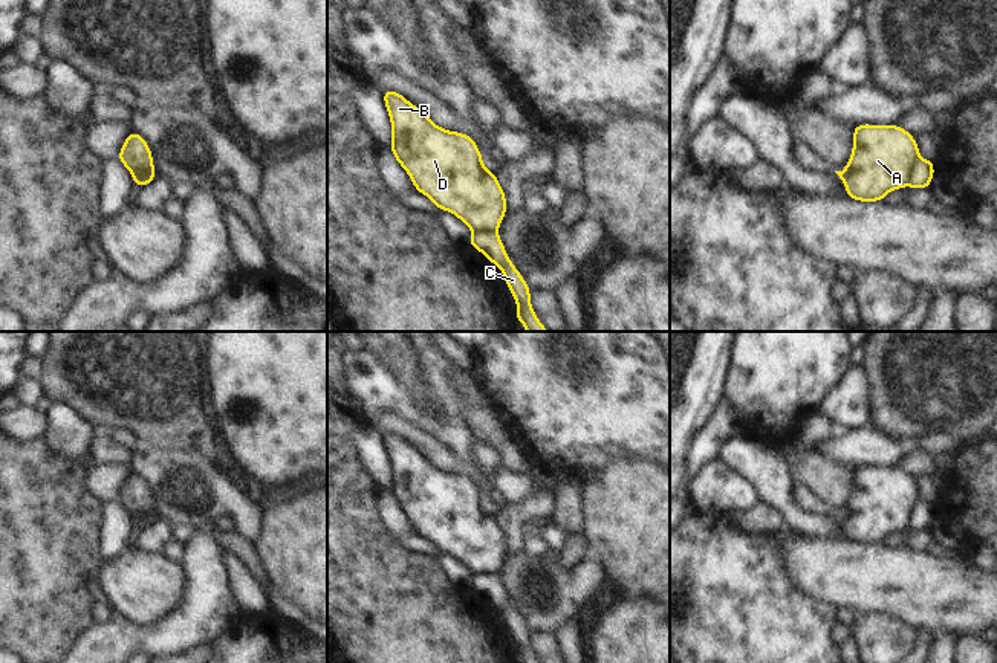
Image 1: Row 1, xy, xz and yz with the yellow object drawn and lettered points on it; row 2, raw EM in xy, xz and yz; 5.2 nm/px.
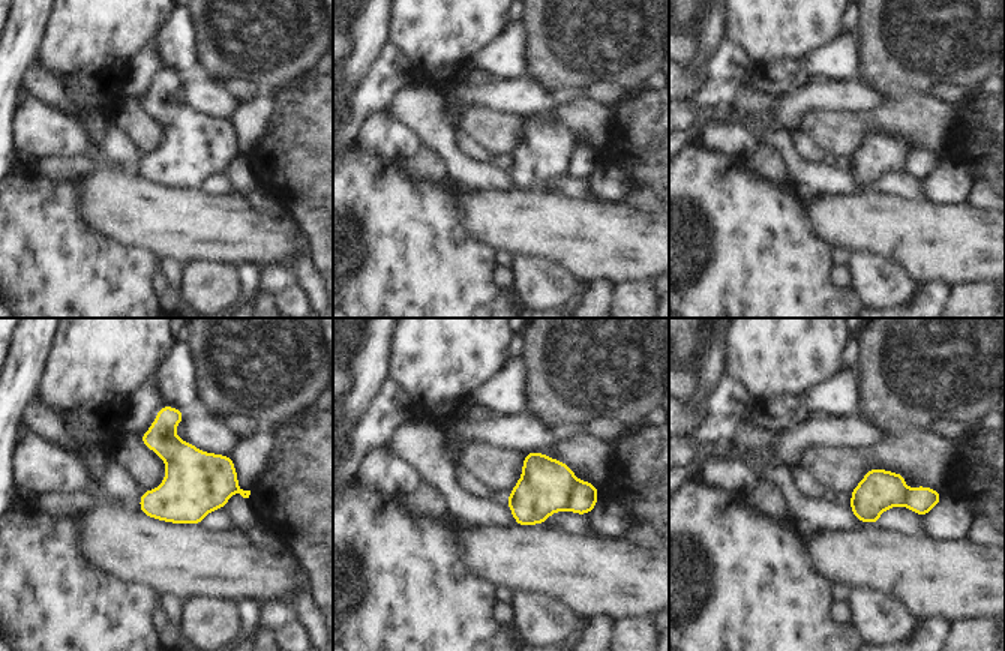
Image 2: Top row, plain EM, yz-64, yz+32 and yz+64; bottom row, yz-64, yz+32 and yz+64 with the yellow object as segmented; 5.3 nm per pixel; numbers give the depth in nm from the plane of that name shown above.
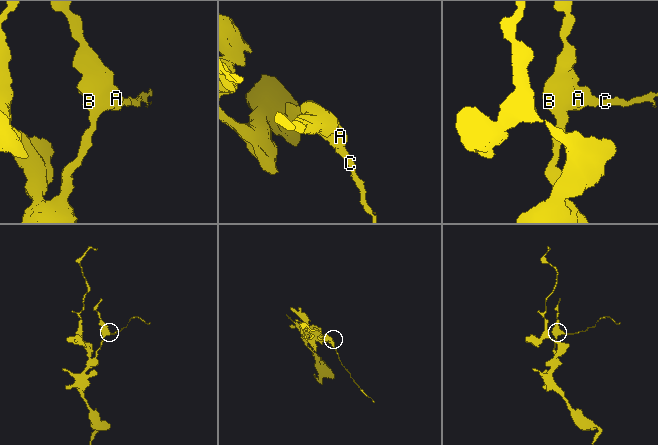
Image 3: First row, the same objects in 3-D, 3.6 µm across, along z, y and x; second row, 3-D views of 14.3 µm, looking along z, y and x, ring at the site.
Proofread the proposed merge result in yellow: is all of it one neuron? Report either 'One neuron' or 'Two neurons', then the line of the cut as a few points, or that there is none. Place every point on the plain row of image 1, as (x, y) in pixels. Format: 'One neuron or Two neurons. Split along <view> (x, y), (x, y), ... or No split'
Two neurons. Split along yz (918, 498), (907, 526)

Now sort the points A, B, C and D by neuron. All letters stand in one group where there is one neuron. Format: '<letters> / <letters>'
A B D / C

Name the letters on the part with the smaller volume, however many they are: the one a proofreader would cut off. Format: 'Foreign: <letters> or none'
Foreign: C

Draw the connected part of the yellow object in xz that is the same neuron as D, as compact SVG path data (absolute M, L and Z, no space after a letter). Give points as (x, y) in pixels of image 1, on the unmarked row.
M385 432L382 441L391 464L390 493L410 518L416 533L427 538L436 550L456 558L473 574L498 571L508 555L506 536L497 518L485 509L474 481L436 467L399 434Z

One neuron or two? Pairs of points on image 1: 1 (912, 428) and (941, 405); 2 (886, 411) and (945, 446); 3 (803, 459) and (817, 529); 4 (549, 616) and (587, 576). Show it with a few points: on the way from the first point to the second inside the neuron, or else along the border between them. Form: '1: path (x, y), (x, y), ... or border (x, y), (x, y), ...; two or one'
1: path (919, 420), (933, 407); one
2: border (962, 440), (930, 433), (922, 434), (910, 446); two
3: border (785, 451), (785, 460), (794, 485); two
4: path (557, 607), (578, 585); one

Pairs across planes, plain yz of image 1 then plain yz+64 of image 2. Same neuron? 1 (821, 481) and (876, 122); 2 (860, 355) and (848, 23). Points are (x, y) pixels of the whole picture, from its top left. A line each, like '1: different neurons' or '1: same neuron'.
1: same neuron
2: same neuron

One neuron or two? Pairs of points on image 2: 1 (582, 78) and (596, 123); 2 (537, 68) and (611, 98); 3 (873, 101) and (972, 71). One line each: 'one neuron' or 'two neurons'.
1: two neurons
2: two neurons
3: two neurons

